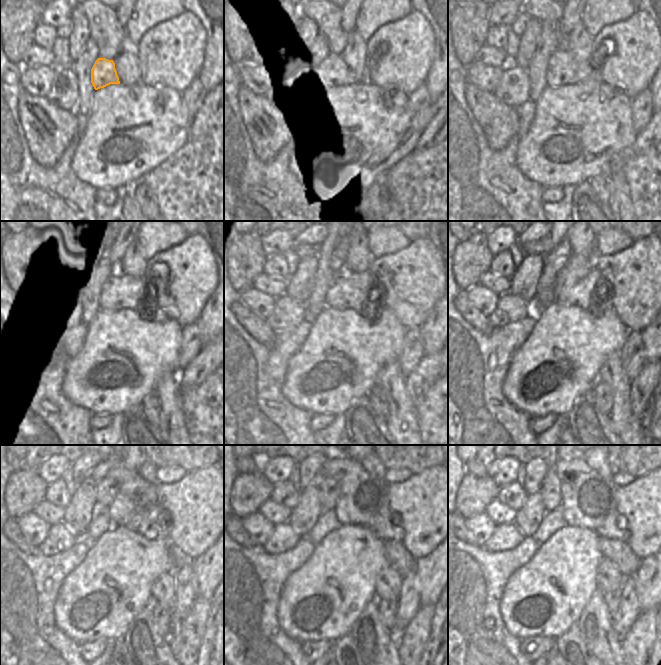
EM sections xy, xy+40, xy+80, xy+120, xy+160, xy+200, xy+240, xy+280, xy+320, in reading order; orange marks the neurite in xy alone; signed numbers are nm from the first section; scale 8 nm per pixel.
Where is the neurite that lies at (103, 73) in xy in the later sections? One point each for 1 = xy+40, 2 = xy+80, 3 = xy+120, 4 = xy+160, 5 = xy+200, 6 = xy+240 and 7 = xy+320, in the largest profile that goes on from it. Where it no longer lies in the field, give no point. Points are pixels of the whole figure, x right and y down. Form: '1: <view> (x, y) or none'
1: xy+40 (333, 72)
2: xy+80 (563, 69)
3: xy+120 (120, 291)
4: xy+160 (349, 291)
5: xy+200 (587, 292)
6: xy+240 (160, 521)
7: xy+320 (615, 526)

